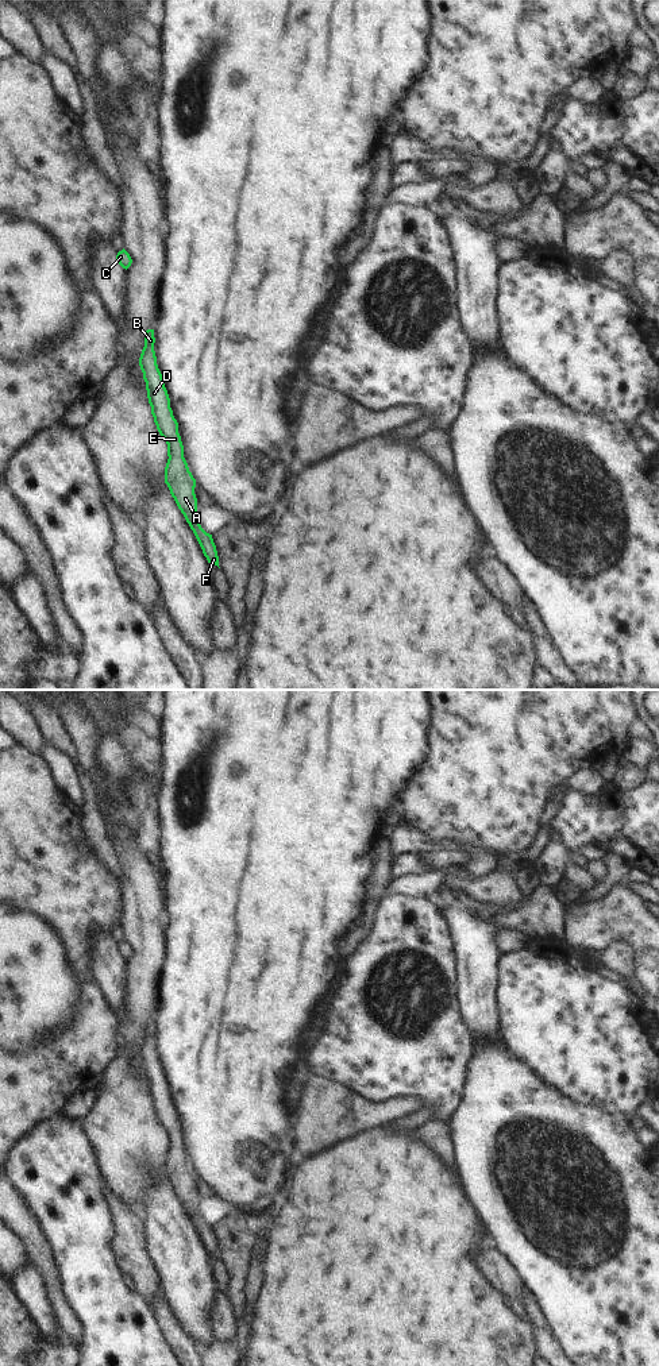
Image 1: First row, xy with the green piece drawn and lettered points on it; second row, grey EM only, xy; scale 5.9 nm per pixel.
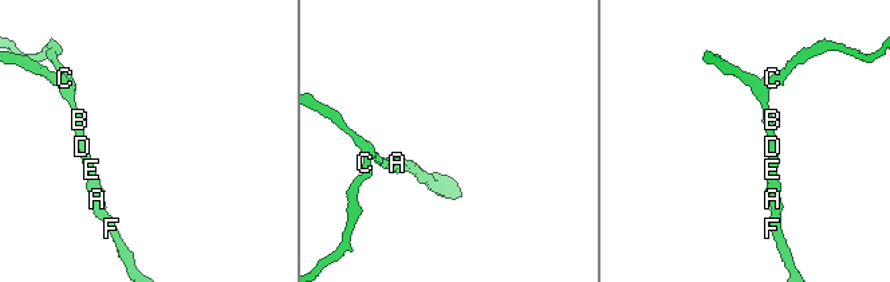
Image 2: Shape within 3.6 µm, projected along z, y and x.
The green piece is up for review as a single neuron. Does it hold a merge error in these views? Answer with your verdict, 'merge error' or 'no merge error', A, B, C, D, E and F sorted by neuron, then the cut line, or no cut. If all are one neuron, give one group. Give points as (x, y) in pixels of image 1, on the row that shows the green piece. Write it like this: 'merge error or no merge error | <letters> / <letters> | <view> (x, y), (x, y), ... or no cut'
no merge error | A B C D E F | no cut

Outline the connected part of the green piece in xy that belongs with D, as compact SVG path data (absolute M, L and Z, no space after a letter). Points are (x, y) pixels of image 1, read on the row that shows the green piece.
M147 329L144 332L144 347L139 358L139 366L146 382L154 422L167 444L169 459L165 467L165 483L193 530L208 563L219 567L219 556L212 535L207 533L199 522L197 498L194 494L196 479L184 458L178 422L173 416L165 381L157 364L154 343L154 329Z

